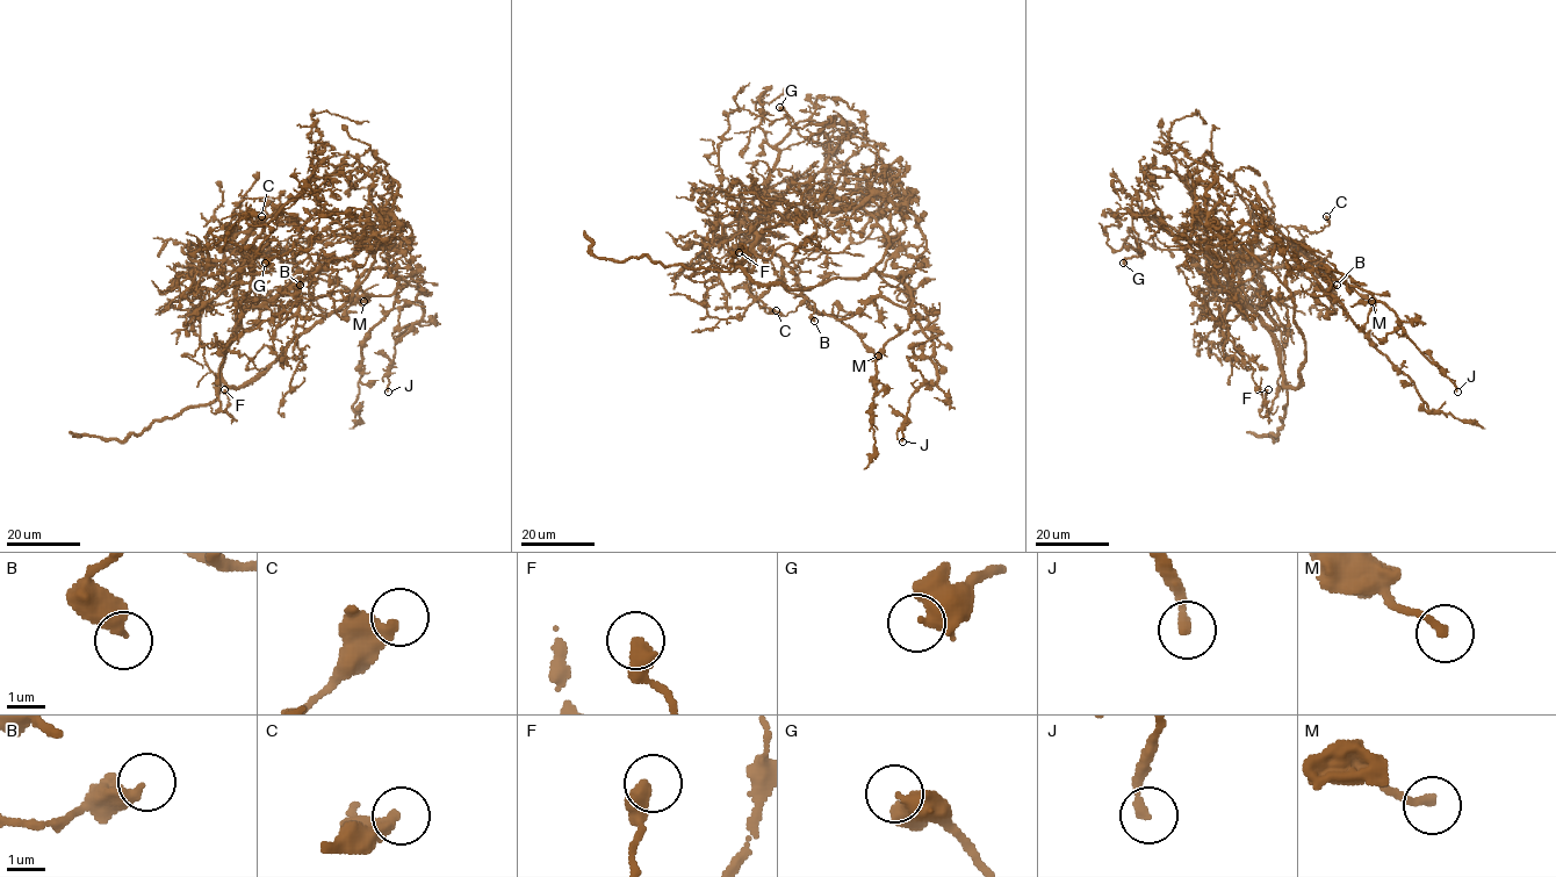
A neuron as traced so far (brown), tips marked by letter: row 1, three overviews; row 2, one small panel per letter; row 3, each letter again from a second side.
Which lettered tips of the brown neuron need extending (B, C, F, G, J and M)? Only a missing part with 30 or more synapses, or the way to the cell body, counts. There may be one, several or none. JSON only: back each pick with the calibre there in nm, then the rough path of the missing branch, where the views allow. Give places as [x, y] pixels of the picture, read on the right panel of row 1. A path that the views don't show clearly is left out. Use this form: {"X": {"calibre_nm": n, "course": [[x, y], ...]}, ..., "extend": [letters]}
{"extend": []}

